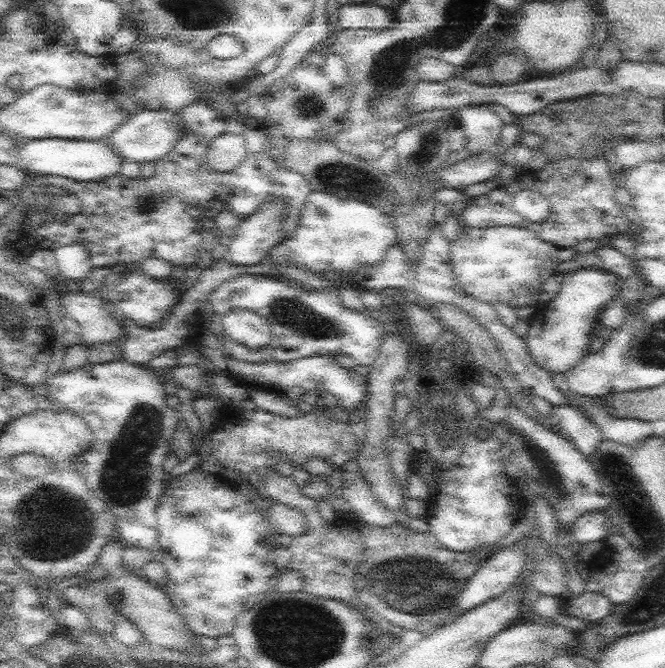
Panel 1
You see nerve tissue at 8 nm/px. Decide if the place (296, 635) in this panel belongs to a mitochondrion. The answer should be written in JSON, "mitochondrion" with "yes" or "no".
{"mitochondrion":"yes"}

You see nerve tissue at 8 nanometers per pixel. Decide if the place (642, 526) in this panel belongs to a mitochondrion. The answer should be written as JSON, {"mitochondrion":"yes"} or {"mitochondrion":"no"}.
{"mitochondrion":"yes"}

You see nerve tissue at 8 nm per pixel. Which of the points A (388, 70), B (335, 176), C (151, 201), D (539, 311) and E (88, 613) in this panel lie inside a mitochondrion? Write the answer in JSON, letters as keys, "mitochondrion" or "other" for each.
{"A":"mitochondrion","B":"mitochondrion","C":"mitochondrion","D":"other","E":"other"}

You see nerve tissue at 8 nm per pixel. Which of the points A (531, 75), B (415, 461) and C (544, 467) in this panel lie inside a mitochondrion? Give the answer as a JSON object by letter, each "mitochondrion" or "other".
{"A":"other","B":"other","C":"mitochondrion"}

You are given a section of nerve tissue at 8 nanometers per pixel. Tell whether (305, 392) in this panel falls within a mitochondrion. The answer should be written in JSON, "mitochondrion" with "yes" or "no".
{"mitochondrion":"no"}

